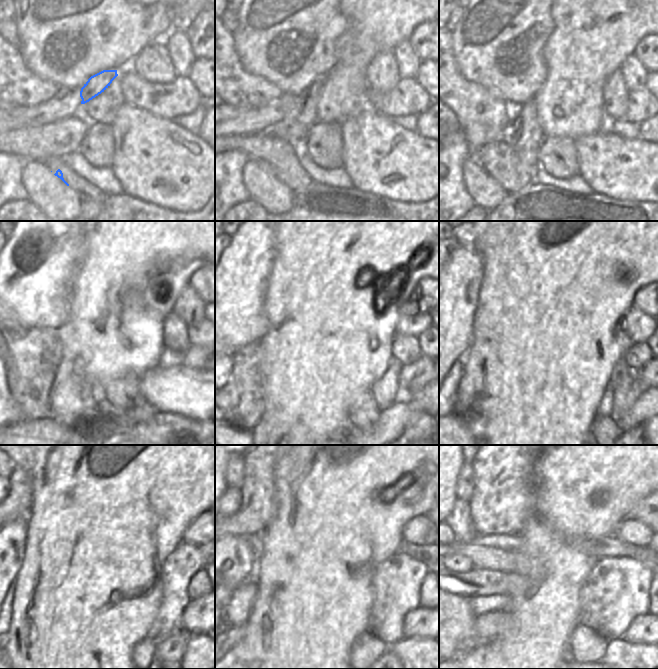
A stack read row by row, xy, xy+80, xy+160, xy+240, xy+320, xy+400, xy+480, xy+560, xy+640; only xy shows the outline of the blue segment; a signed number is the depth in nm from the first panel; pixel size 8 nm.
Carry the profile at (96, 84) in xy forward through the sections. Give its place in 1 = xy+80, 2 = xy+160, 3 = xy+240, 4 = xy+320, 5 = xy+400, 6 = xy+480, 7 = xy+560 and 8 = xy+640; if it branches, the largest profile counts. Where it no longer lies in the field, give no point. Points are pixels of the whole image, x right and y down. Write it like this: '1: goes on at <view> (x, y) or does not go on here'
1: goes on at xy+80 (306, 115)
2: goes on at xy+160 (525, 135)
3: goes on at xy+240 (72, 396)
4: goes on at xy+320 (267, 424)
5: does not go on here
6: does not go on here
7: does not go on here
8: does not go on here

